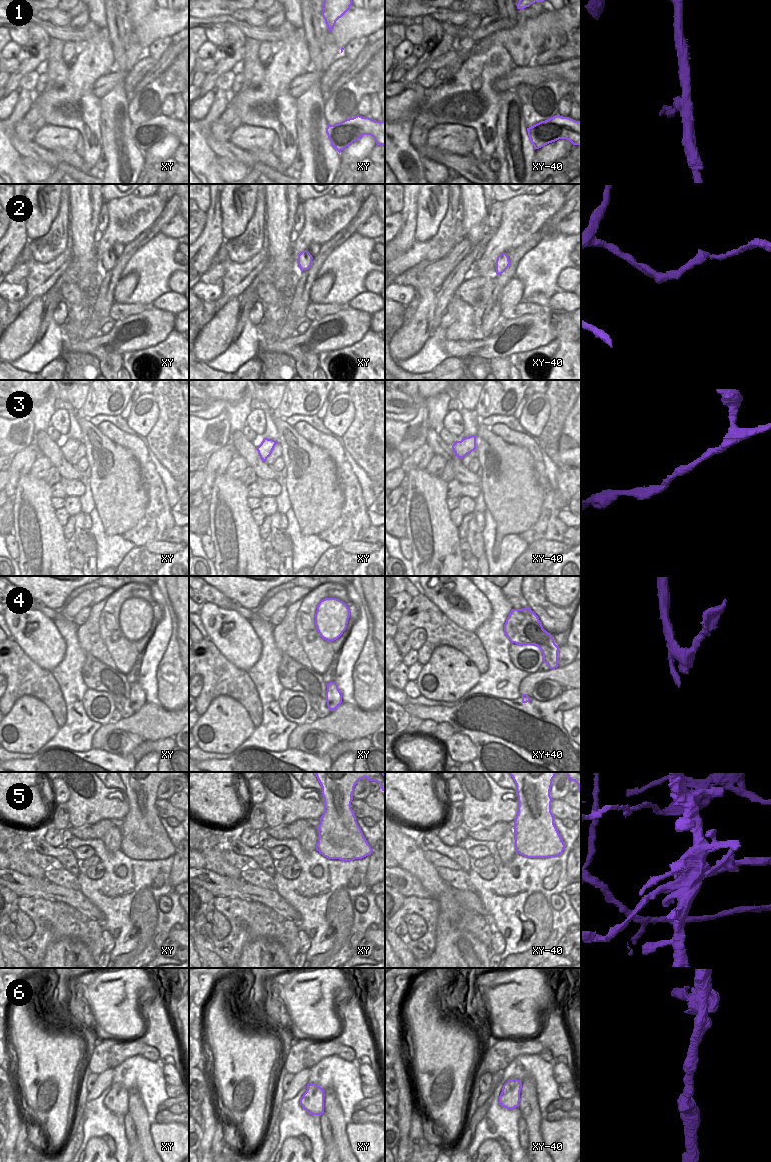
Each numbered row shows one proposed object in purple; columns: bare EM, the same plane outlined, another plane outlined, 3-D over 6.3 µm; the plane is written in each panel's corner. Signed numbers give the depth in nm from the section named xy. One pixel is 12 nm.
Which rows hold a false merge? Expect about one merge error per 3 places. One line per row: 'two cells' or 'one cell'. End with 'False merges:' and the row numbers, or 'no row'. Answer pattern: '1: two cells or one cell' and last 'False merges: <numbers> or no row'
1: two cells
2: one cell
3: one cell
4: two cells
5: two cells
6: one cell
False merges: 1, 4, 5

